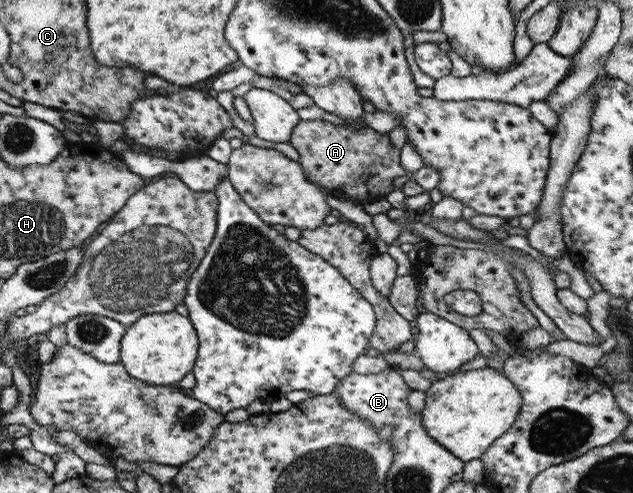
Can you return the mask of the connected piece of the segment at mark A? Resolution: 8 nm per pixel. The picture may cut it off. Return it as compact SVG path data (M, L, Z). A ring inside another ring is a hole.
M300 120L288 138L299 154L298 163L306 177L329 194L362 204L369 199L385 197L391 189L391 182L406 174L399 164L399 150L393 151L387 132L375 132L367 126L347 128L334 126L328 121Z

